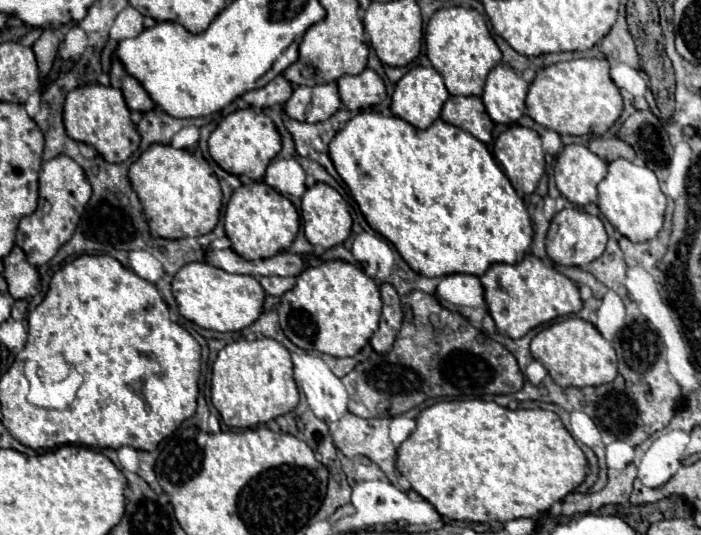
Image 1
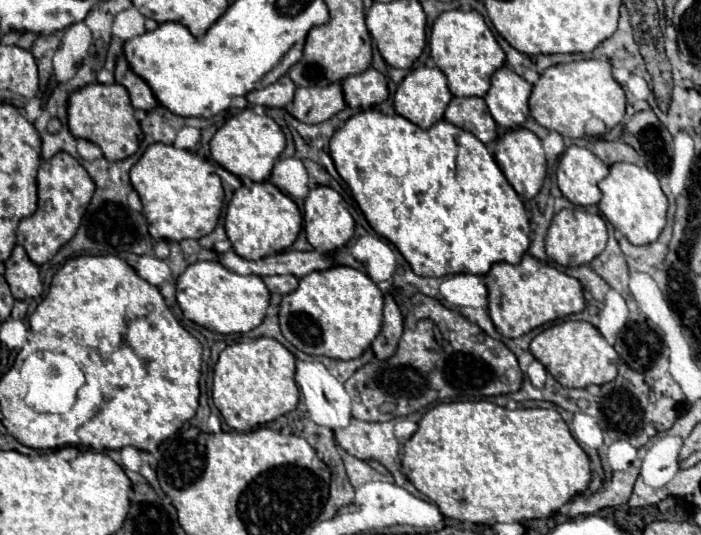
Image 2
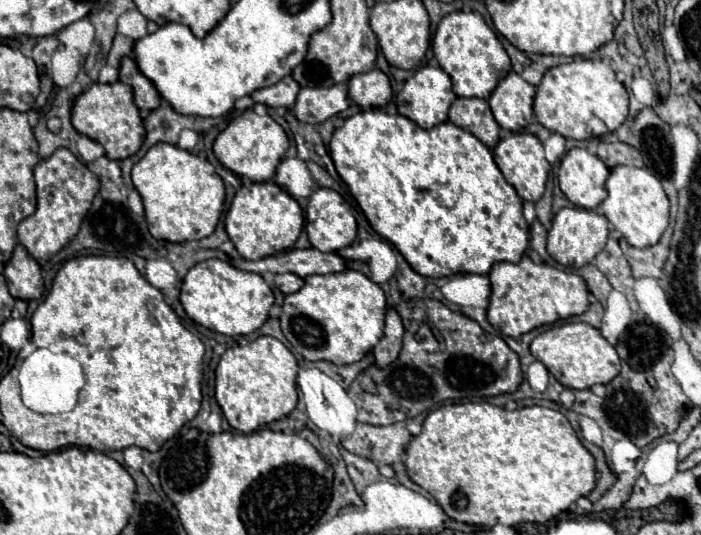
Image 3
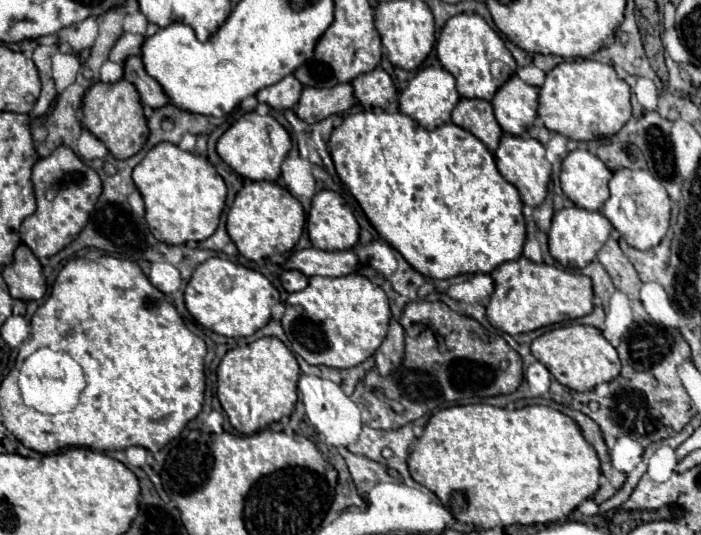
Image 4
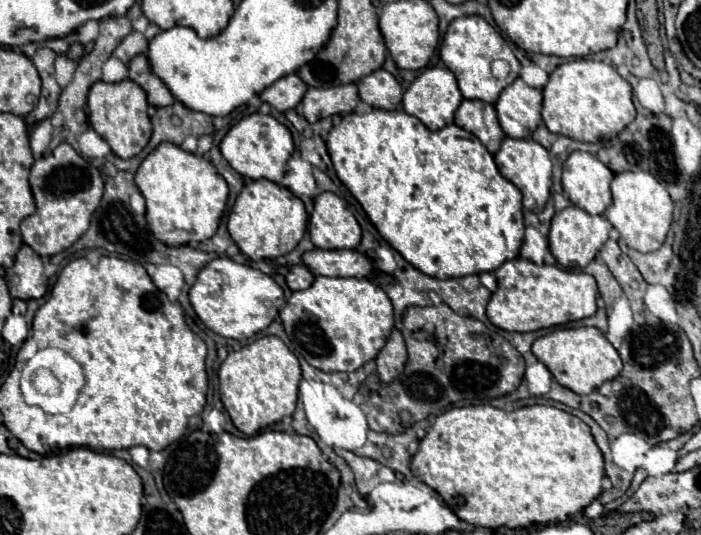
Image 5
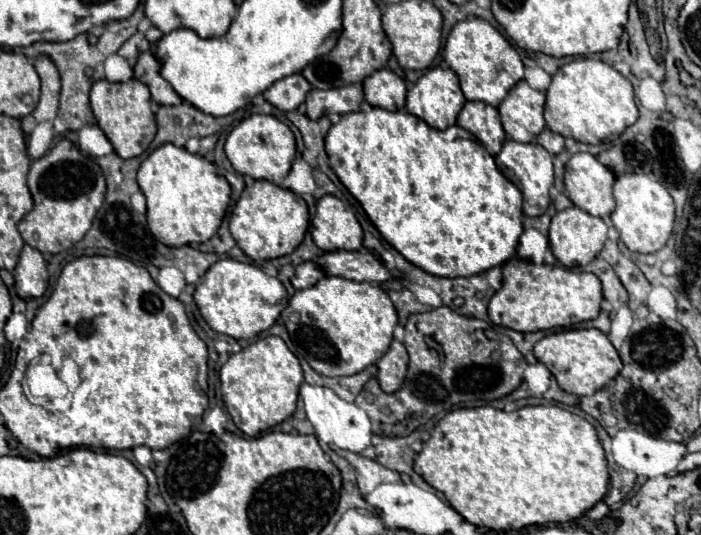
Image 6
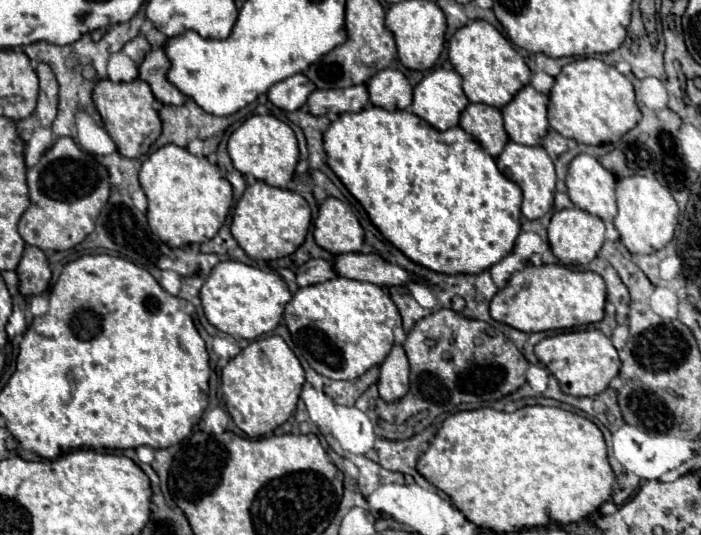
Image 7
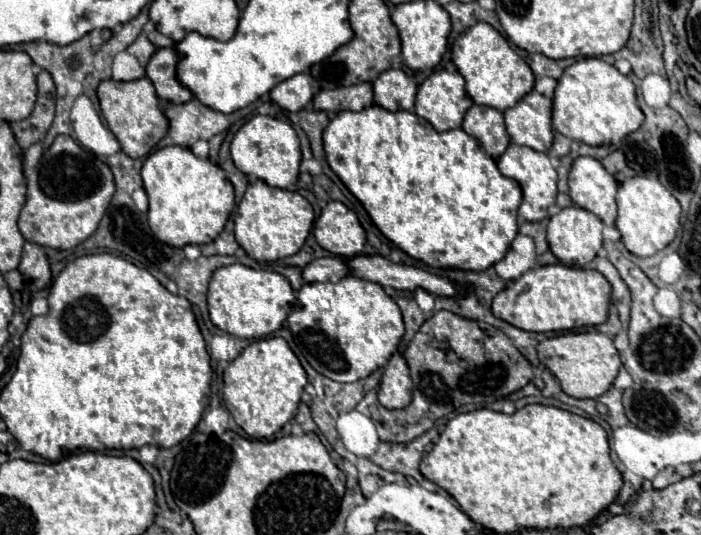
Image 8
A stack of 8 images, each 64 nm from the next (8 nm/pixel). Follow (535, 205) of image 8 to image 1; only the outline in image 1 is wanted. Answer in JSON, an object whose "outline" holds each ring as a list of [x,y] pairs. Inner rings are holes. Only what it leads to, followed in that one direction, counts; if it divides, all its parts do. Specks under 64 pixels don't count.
{"outline":[[[524,126],[506,128],[494,142],[494,158],[520,196],[532,194],[544,174],[544,150],[536,130]]]}

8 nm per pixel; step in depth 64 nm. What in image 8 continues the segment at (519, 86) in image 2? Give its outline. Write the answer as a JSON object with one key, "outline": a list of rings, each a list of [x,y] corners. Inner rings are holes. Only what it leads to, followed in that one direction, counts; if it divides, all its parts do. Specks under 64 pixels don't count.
{"outline":[[[530,90],[524,94],[516,106],[504,112],[506,130],[514,144],[528,146],[532,150],[546,152],[552,146],[552,100]]]}

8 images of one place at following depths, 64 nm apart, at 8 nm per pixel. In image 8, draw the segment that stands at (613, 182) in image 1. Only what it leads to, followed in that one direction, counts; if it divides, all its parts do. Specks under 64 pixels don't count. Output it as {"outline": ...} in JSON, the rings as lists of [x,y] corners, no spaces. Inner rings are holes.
{"outline":[[[634,176],[618,186],[618,218],[616,228],[622,234],[624,246],[636,256],[652,256],[666,248],[680,228],[680,204],[678,200],[654,178]]]}

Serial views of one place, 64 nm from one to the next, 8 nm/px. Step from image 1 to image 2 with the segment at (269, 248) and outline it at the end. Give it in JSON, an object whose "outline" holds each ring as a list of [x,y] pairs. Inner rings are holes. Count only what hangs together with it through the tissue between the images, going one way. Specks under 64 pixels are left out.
{"outline":[[[258,182],[242,186],[234,192],[226,210],[226,234],[238,256],[246,260],[260,260],[264,256],[288,250],[302,226],[302,214],[298,206],[280,192],[272,182]]]}

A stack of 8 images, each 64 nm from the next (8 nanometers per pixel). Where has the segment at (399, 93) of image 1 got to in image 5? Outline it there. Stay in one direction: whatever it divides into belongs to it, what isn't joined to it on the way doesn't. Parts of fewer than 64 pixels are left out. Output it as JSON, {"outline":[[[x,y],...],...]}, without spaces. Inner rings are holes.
{"outline":[[[426,68],[404,92],[402,108],[406,114],[416,116],[428,130],[440,130],[454,122],[454,112],[462,102],[462,94],[458,90],[456,78],[448,68]]]}

